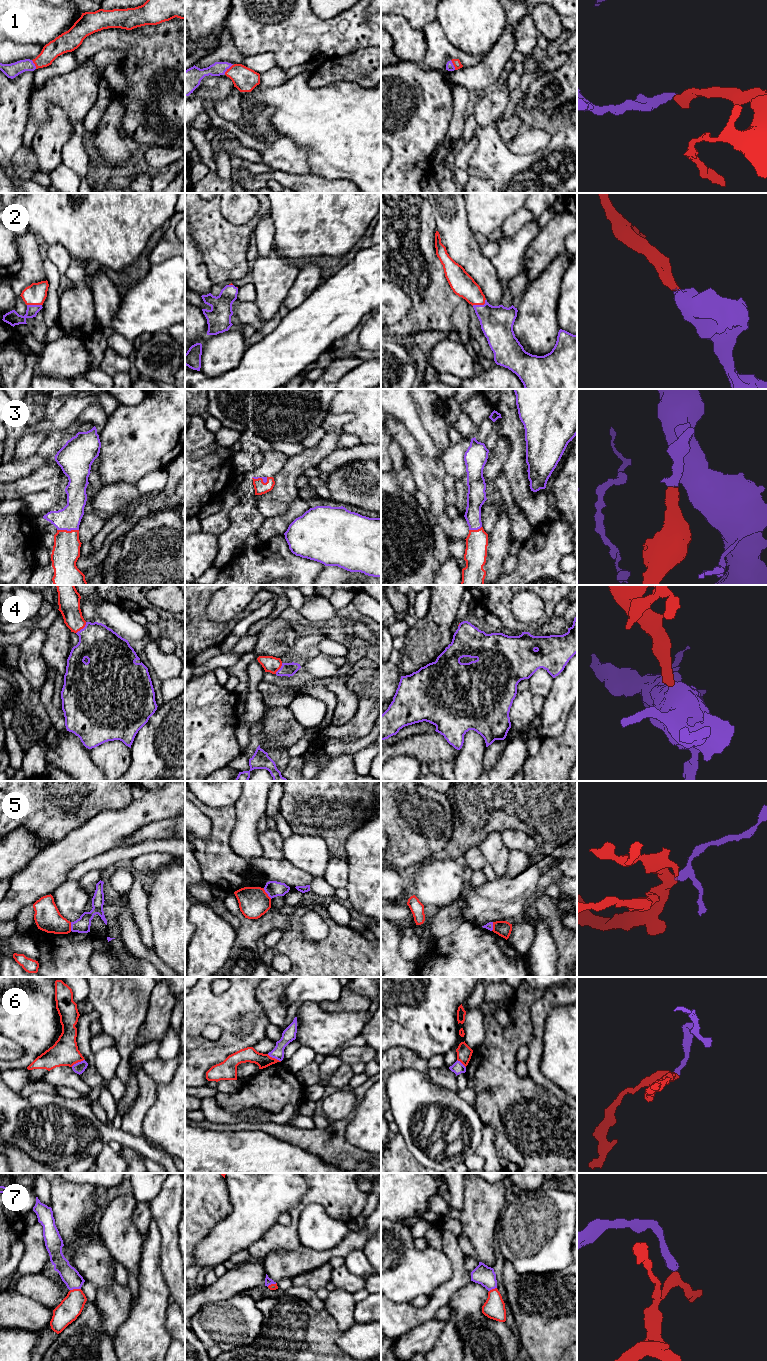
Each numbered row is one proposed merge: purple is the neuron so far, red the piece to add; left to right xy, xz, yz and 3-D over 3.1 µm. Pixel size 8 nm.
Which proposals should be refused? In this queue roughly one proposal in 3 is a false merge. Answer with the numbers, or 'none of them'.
5, 6, 7

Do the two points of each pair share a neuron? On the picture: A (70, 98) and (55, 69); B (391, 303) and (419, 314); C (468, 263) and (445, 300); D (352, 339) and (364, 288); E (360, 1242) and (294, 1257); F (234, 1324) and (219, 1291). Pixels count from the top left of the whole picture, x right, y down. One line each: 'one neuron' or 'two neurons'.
A: two neurons
B: two neurons
C: two neurons
D: two neurons
E: one neuron
F: two neurons

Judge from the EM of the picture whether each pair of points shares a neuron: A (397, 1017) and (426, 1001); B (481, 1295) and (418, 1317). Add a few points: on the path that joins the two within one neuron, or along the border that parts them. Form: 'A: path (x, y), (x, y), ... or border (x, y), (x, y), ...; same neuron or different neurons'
A: path (404, 1010), (412, 1002), (419, 1001); same neuron
B: border (464, 1287), (460, 1288), (447, 1304); different neurons

